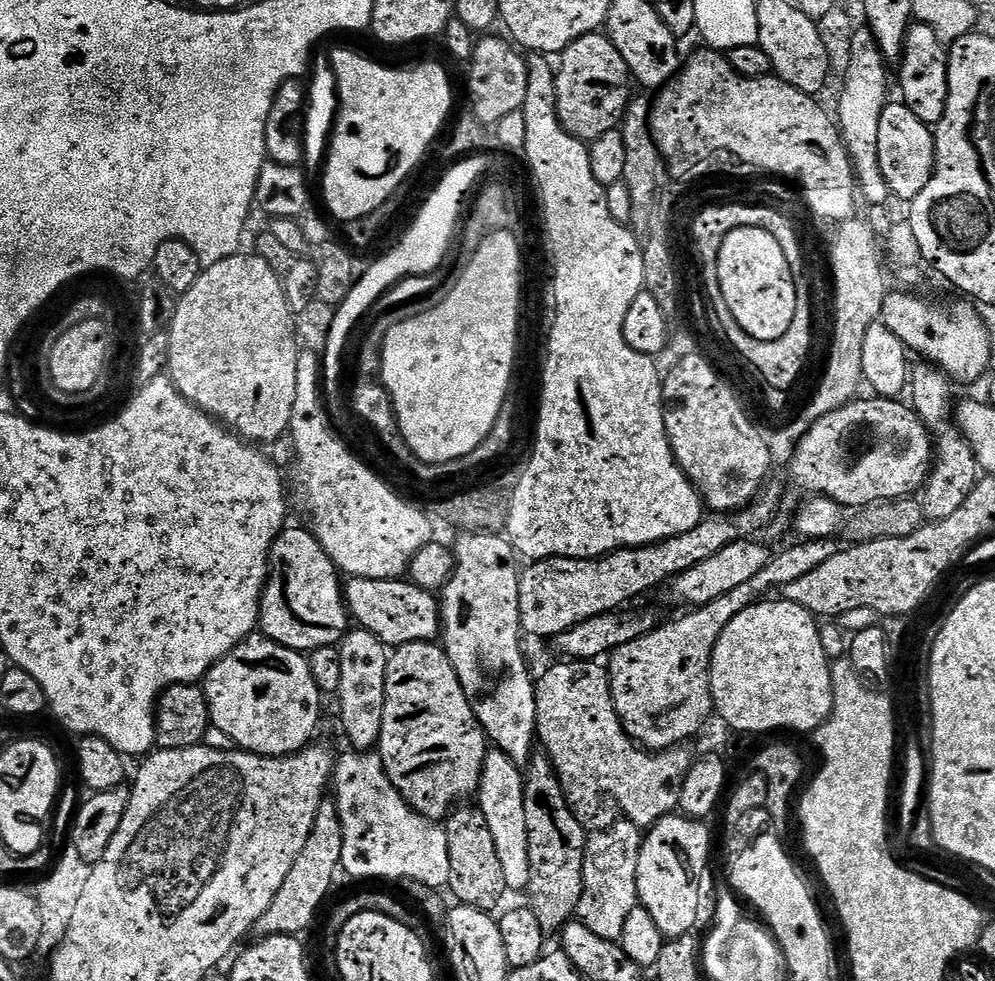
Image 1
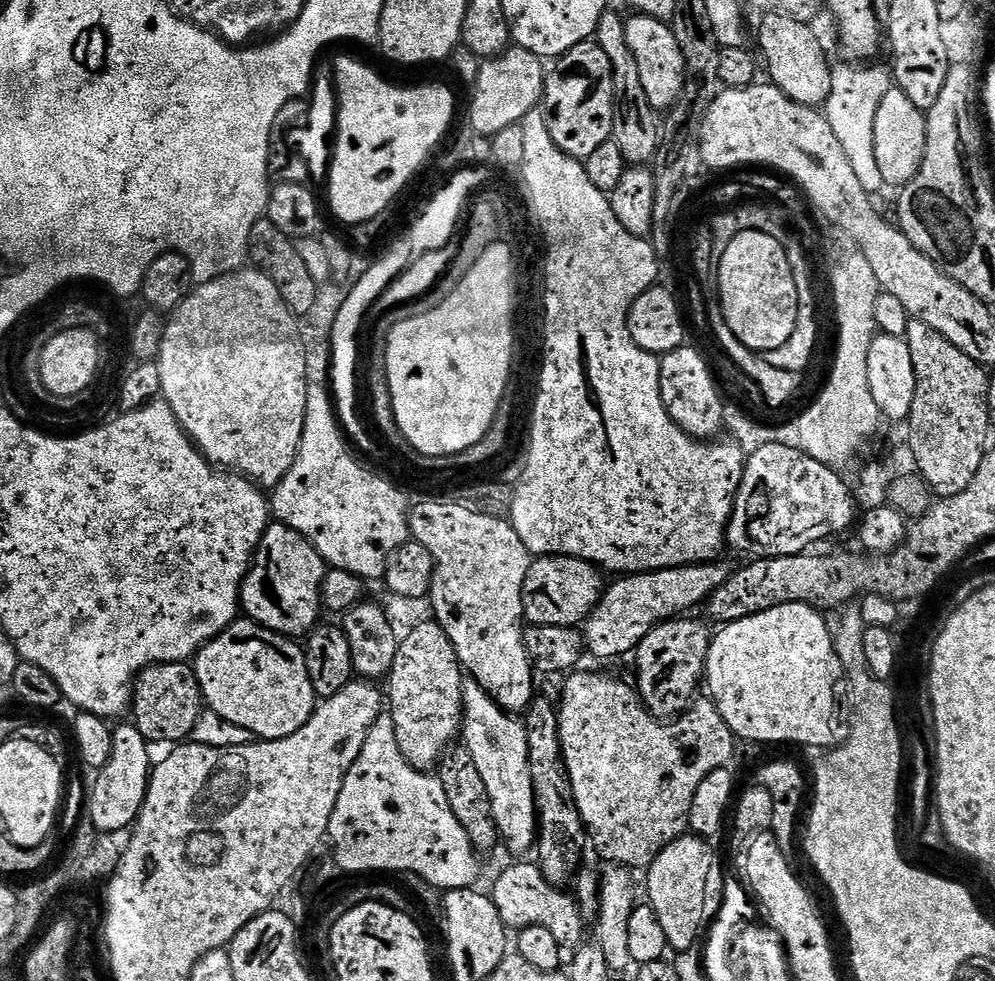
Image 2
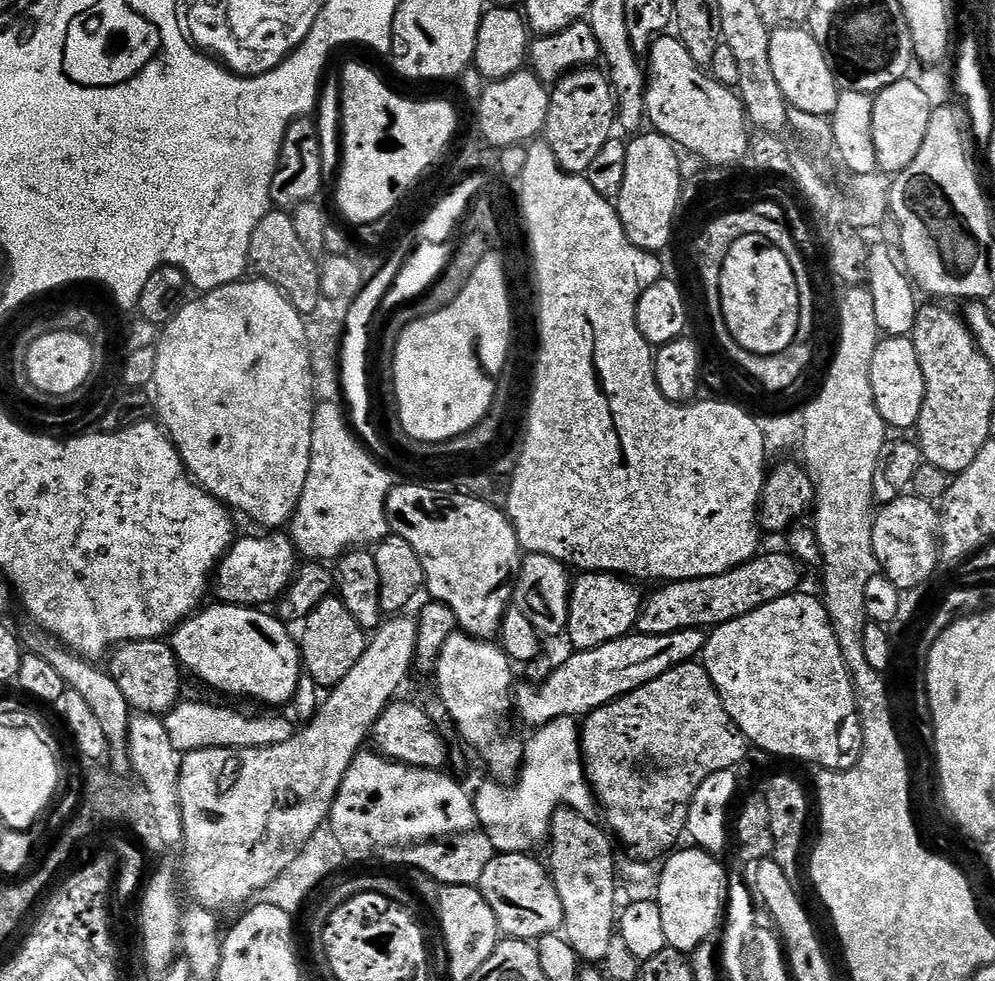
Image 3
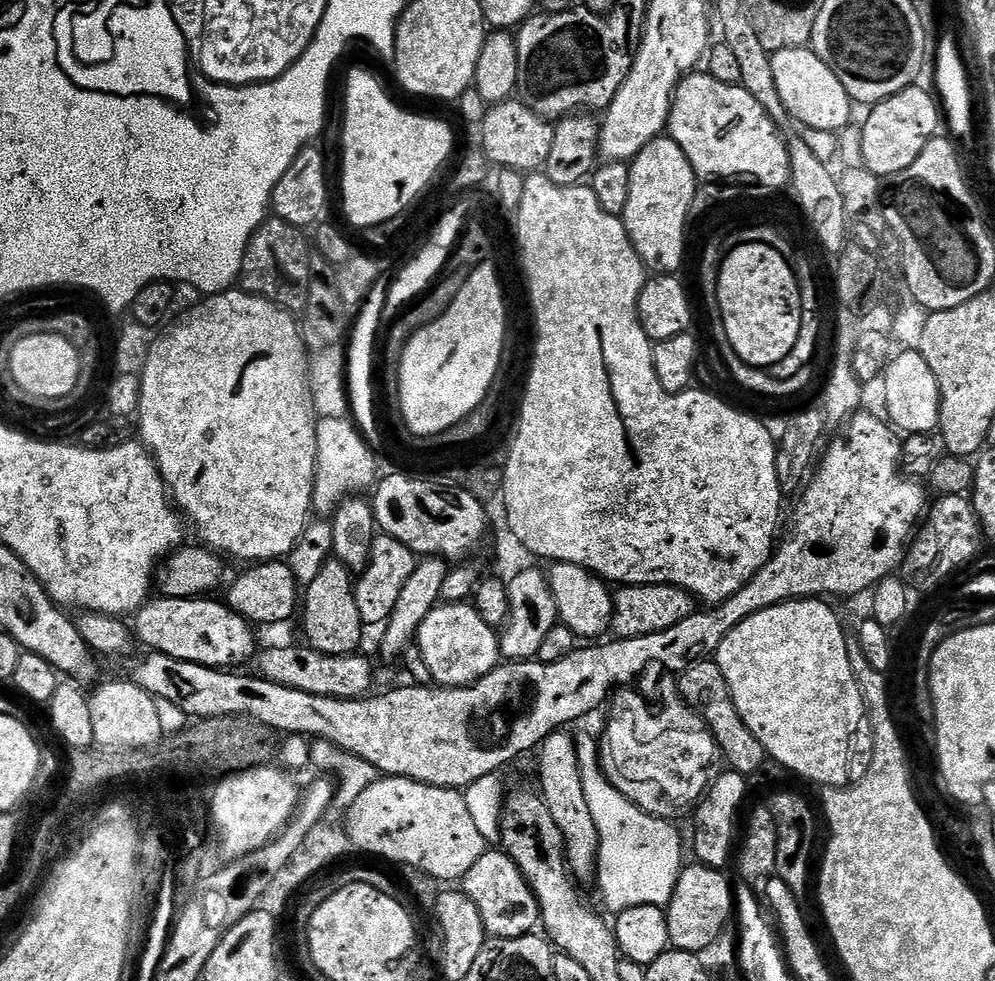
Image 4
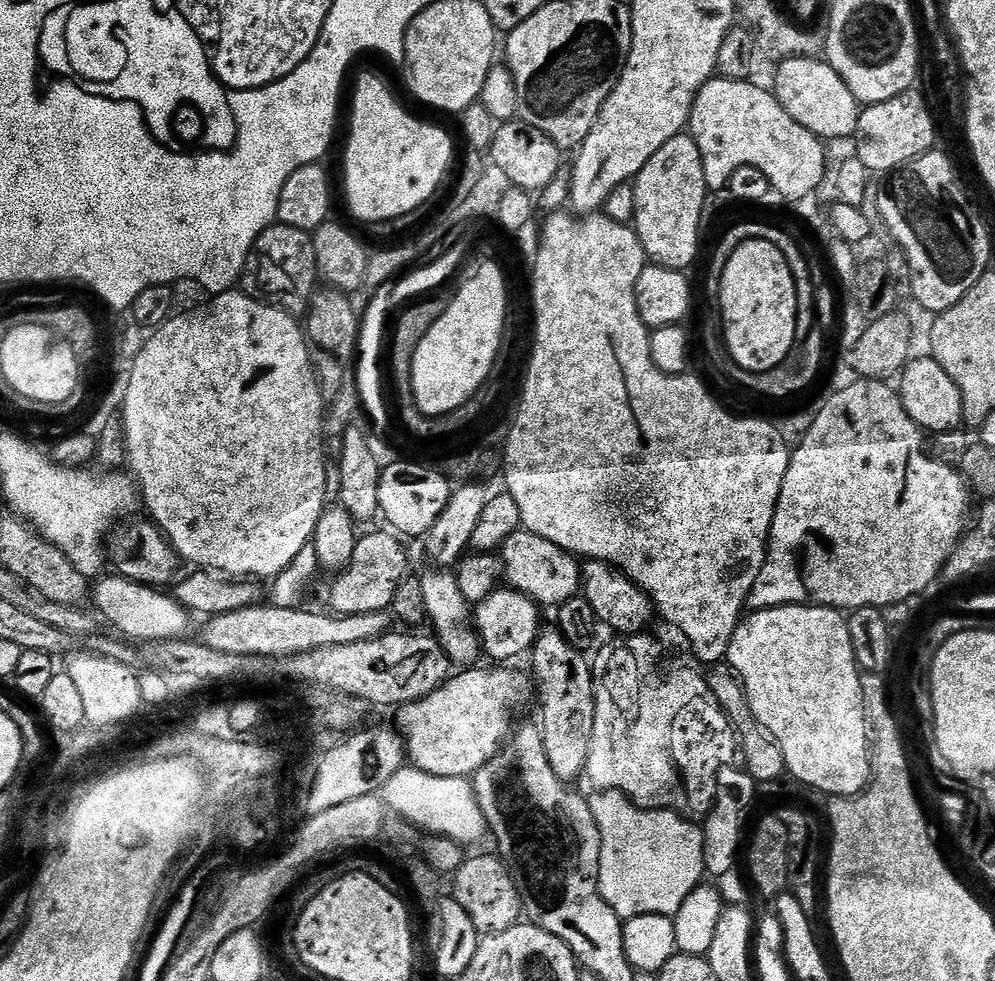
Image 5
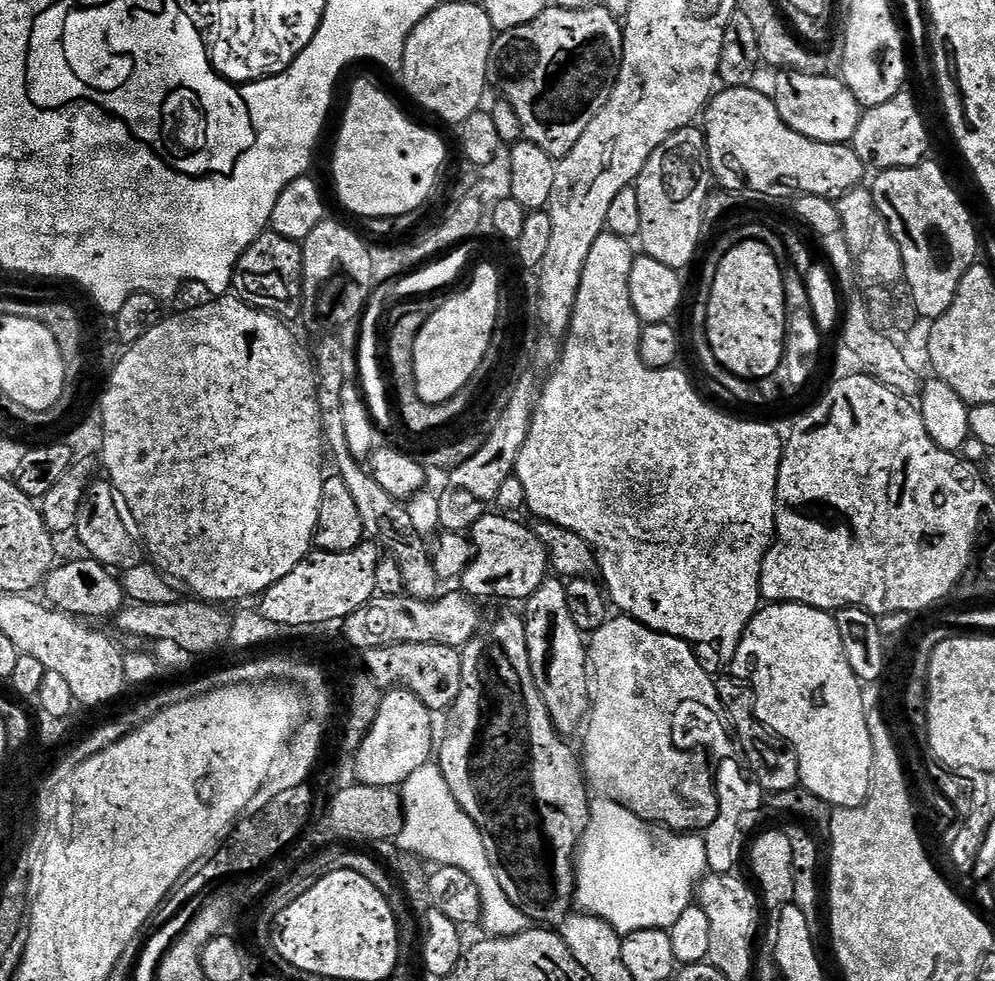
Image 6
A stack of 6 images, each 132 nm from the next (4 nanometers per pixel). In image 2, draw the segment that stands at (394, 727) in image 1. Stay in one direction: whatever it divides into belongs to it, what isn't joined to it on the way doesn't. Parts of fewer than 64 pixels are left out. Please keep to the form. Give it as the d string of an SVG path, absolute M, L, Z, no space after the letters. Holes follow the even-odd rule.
M427 619L421 624L414 625L405 636L403 633L402 639L396 646L396 657L392 663L392 670L386 677L386 685L388 684L386 700L394 718L398 750L402 750L410 766L421 770L435 769L444 752L461 735L463 688L466 681L465 673L456 658L454 646L450 638L446 638L446 630L442 630L442 626L436 623L435 619Z

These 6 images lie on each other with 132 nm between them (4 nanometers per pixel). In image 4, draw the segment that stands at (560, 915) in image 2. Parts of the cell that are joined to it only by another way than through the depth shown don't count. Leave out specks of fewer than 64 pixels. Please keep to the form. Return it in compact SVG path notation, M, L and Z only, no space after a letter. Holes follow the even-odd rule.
M503 851L486 854L474 862L472 871L462 881L464 895L470 897L474 906L478 906L478 914L482 914L485 933L489 937L505 940L527 936L532 927L540 924L540 907L536 895L526 881L524 875L516 869L516 864Z

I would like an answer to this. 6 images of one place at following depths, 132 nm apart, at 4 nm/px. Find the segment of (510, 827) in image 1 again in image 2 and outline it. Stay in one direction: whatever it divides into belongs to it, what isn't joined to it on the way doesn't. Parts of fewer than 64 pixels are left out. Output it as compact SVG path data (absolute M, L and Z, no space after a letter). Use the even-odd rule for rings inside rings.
M468 680L463 688L461 737L488 791L499 839L504 846L506 842L507 850L516 855L513 857L523 857L520 855L531 851L537 839L537 815L523 721L498 707L475 681Z

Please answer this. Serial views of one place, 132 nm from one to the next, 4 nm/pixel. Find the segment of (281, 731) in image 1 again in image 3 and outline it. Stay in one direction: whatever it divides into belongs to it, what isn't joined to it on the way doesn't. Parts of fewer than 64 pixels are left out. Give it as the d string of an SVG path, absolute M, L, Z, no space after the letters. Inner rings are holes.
M219 602L213 603L213 608L209 606L201 607L199 610L192 613L187 620L182 621L181 624L176 625L176 631L171 633L170 643L172 649L176 651L176 657L180 659L181 665L185 669L188 668L197 676L198 679L204 683L209 684L212 688L217 688L220 692L225 692L228 696L249 696L252 700L261 700L264 704L288 704L296 696L296 691L300 688L300 676L302 680L302 661L300 658L300 645L295 635L291 636L288 633L289 625L281 620L279 615L270 613L268 610L261 610L260 608L243 608L237 604L222 604Z

